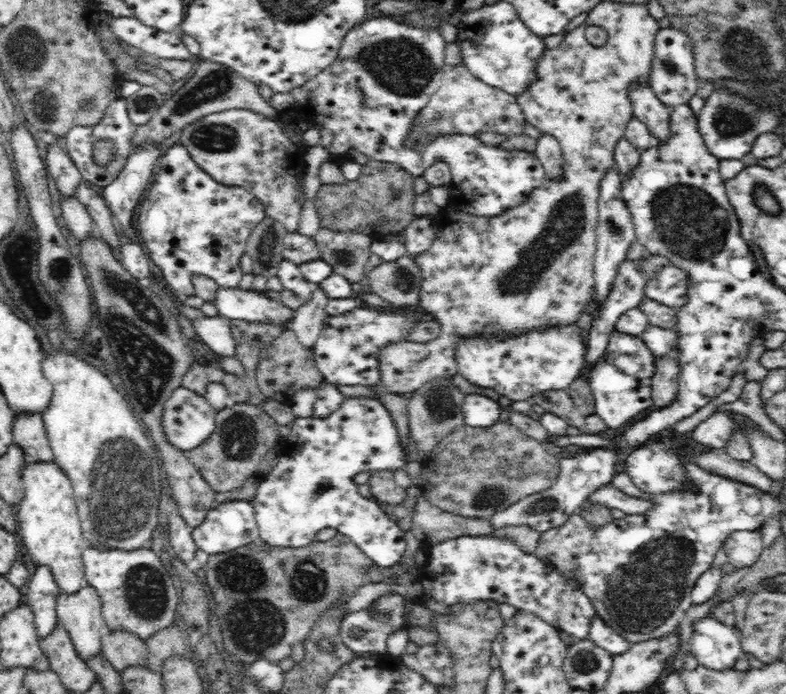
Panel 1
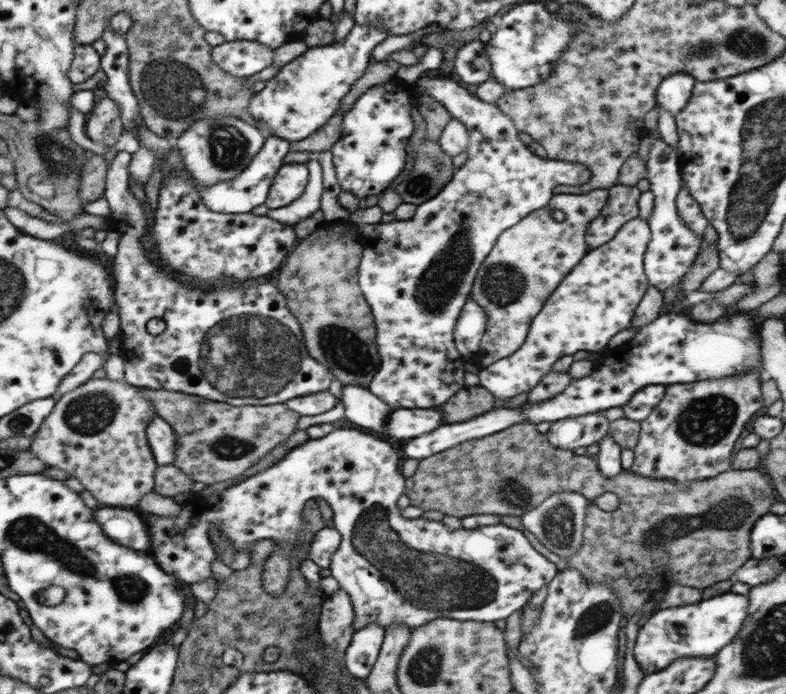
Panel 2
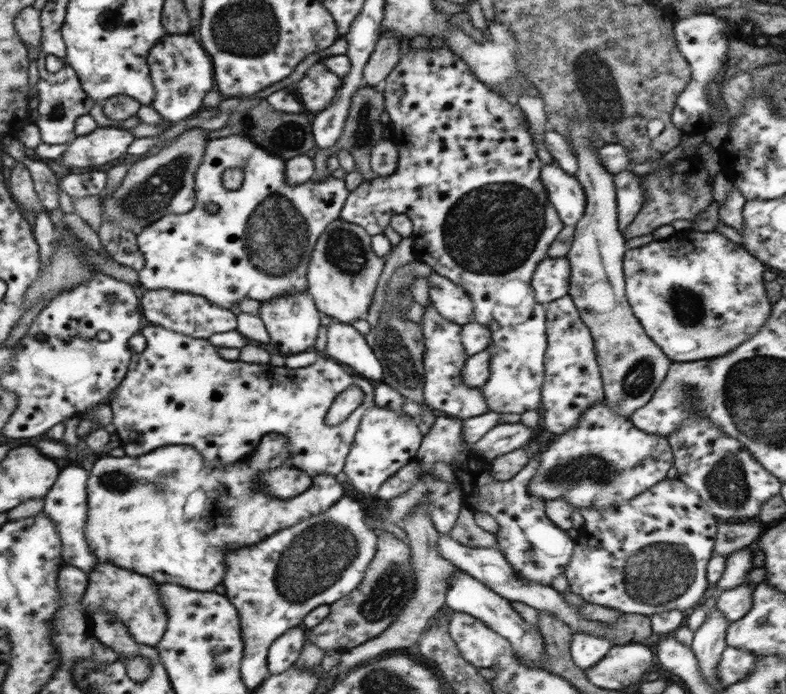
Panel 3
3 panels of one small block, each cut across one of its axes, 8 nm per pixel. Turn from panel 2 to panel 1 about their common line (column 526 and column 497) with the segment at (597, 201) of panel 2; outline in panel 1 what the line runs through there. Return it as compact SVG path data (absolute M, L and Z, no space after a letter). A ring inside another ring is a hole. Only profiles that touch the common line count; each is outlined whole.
M612 1L599 2L584 20L584 22L572 31L566 34L563 41L552 49L546 49L546 52L538 58L538 64L534 68L534 72L538 78L528 84L528 88L520 94L516 94L516 101L524 113L526 122L536 126L542 133L550 134L558 139L561 151L563 154L563 176L560 181L546 180L541 188L536 188L528 200L519 206L510 208L503 215L486 217L476 216L461 212L457 208L447 207L438 211L440 215L440 224L436 226L435 238L432 240L432 246L422 254L412 256L416 261L418 268L422 273L422 282L420 288L419 305L425 309L427 313L432 314L435 320L440 323L441 333L430 342L402 344L400 341L383 346L375 359L379 364L379 373L382 385L388 392L403 394L413 393L419 389L424 383L432 380L445 380L446 377L452 378L458 374L457 362L455 361L455 348L462 339L468 337L503 337L504 335L519 335L526 331L535 331L544 327L563 327L564 325L574 324L580 318L581 314L586 310L589 302L595 295L595 278L594 278L594 258L597 248L597 225L599 219L598 200L600 199L600 183L608 176L610 170L617 169L613 154L615 146L620 138L624 136L625 128L628 126L628 121L633 118L632 101L630 101L630 93L628 86L637 82L648 83L650 76L650 68L652 66L652 58L654 54L654 44L657 32L660 30L660 24L649 12L646 4L627 4ZM588 26L600 26L607 32L607 41L603 46L594 46L588 43L584 37L584 30Z

